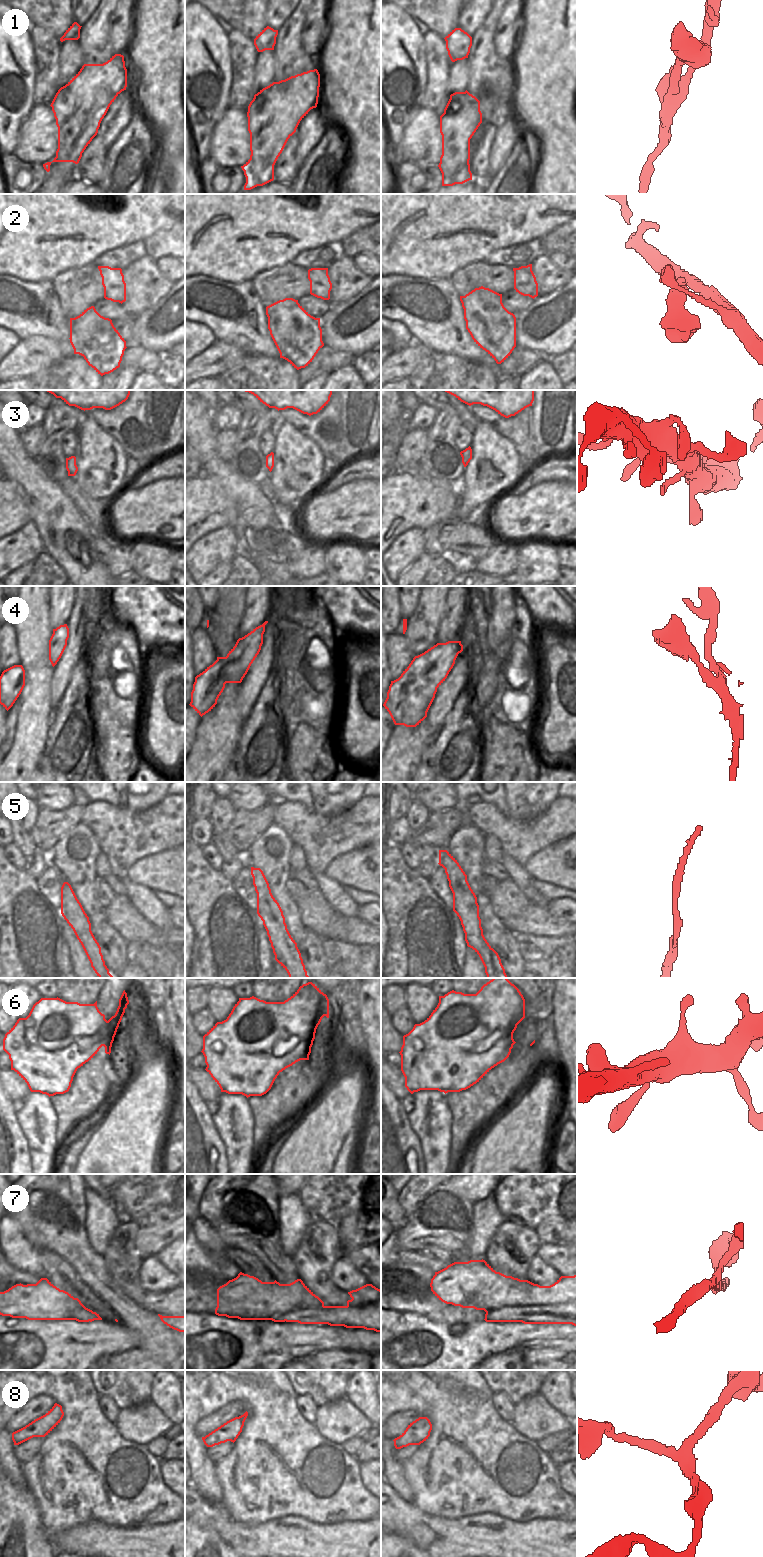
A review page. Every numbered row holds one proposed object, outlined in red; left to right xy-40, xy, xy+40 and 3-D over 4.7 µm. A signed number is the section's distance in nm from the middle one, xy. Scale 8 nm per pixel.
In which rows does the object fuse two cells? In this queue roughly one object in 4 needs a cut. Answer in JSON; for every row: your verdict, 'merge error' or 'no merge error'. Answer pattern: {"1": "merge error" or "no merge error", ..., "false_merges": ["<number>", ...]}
{"1": "merge error", "2": "no merge error", "3": "no merge error", "4": "no merge error", "5": "no merge error", "6": "no merge error", "7": "merge error", "8": "no merge error", "false_merges": ["1", "7"]}

